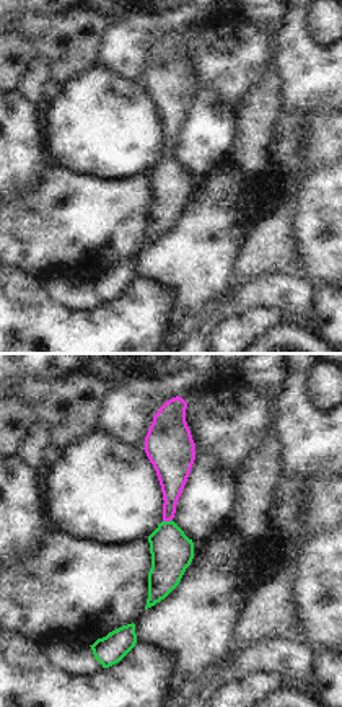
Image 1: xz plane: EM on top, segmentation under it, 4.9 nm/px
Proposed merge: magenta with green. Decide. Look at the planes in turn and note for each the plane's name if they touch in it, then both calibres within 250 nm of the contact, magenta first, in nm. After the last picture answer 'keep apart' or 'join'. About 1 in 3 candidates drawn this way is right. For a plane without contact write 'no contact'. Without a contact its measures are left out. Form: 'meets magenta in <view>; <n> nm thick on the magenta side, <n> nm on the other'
meets magenta in xz; 160 nm thick on the magenta side, 220 nm on the other

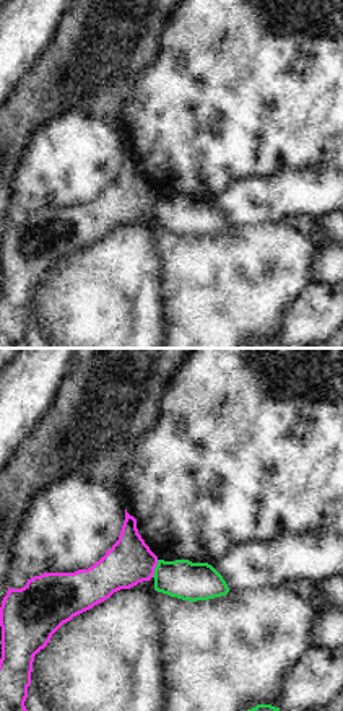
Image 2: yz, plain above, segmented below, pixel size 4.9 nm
meets magenta in yz; 220 nm thick on the magenta side, 190 nm on the other

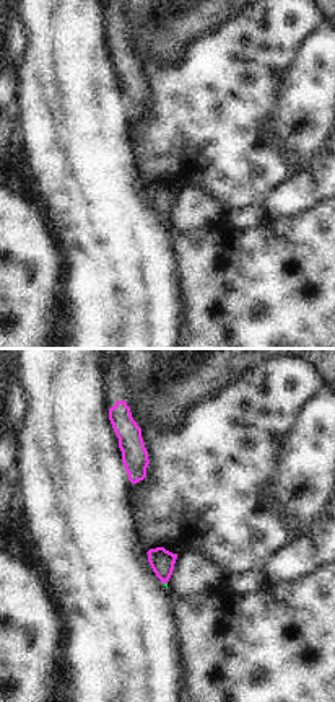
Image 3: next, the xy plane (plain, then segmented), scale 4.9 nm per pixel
meets magenta in xy; 120 nm thick on the magenta side, 20 nm on the other

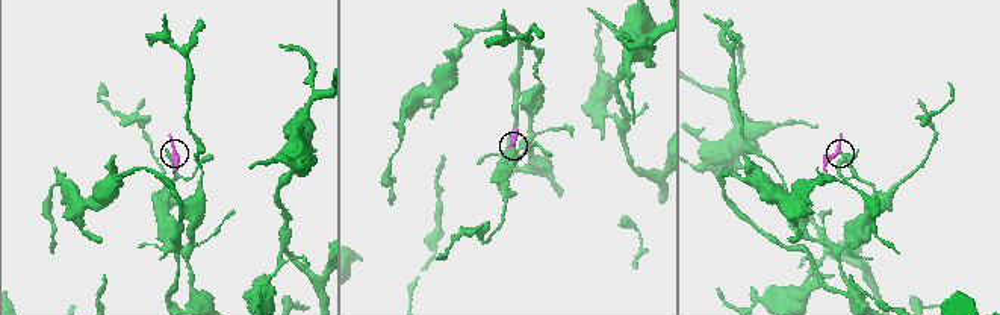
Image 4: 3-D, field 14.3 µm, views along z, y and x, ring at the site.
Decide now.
keep apart

